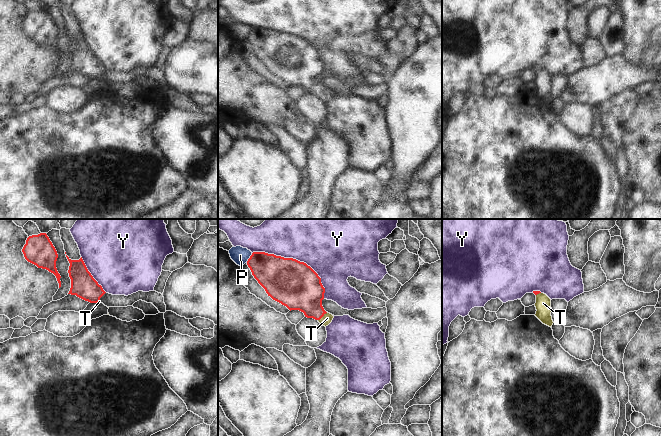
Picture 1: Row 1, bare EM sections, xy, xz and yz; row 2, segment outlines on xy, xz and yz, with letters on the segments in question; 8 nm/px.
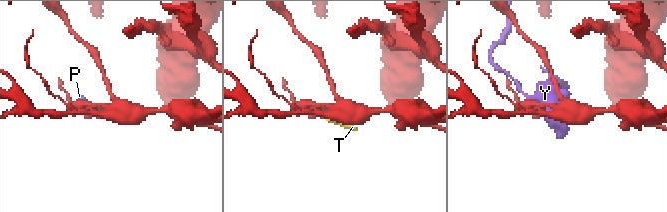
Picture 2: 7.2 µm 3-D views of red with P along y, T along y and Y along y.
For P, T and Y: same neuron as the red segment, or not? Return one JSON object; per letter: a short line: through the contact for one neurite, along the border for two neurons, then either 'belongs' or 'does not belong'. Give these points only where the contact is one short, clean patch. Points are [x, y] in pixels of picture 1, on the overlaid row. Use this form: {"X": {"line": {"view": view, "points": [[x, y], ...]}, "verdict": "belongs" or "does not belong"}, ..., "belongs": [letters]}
{"P": {"line": {"view": "xz", "points": [[252, 253], [246, 262]]}, "verdict": "does not belong"}, "T": {"line": {"view": "xz", "points": [[304, 291], [310, 304], [322, 316], [327, 318]]}, "verdict": "belongs"}, "Y": {"verdict": "does not belong"}, "belongs": ["T"]}

